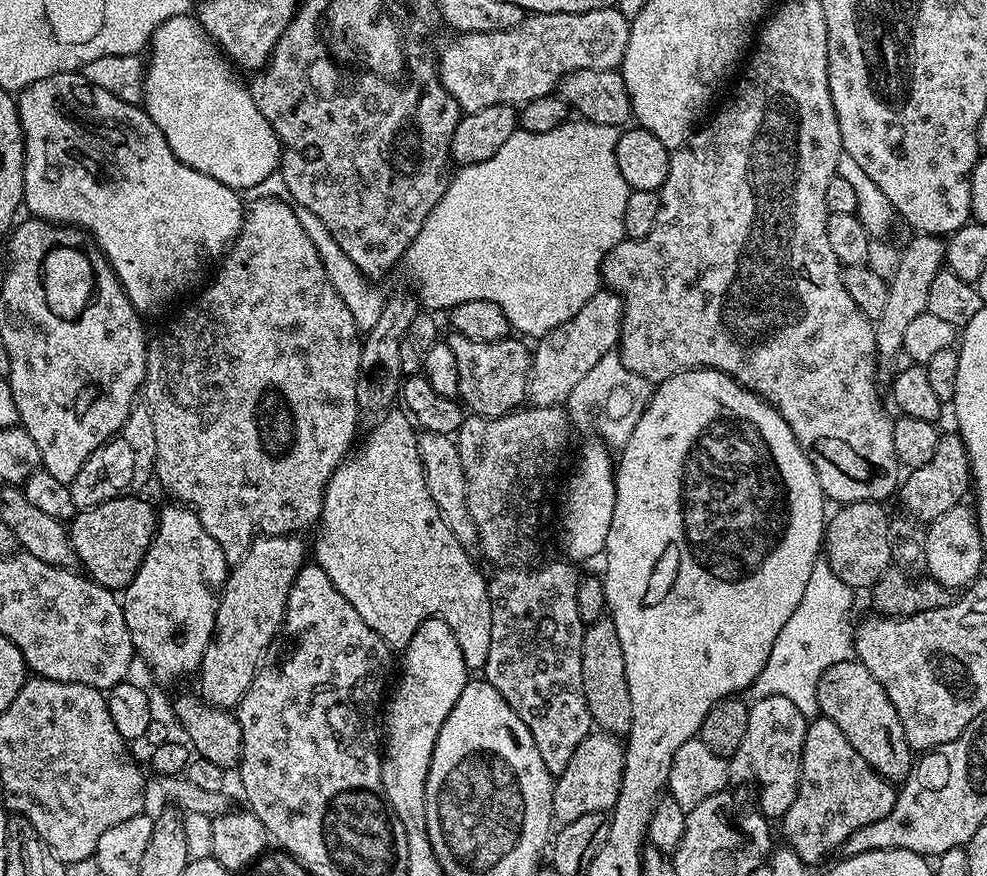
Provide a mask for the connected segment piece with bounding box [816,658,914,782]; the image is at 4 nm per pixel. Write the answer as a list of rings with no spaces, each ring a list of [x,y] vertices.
[[[849,658],[830,666],[830,670],[818,678],[816,701],[820,707],[819,715],[830,718],[830,722],[834,722],[834,726],[846,734],[846,742],[850,742],[850,746],[854,746],[854,750],[866,758],[880,777],[889,782],[906,779],[914,763],[914,750],[906,742],[894,702],[890,702],[882,682],[878,682],[878,678],[874,678],[864,664]]]

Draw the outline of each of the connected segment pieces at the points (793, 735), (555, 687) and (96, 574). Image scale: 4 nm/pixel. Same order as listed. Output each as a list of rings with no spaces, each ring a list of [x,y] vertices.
[[[762,696],[751,701],[746,736],[730,757],[730,772],[740,780],[749,780],[760,791],[758,811],[769,821],[779,821],[790,810],[800,785],[800,759],[810,720],[781,696]]]
[[[560,560],[541,568],[500,566],[490,576],[490,658],[486,658],[482,669],[483,679],[506,698],[514,714],[526,722],[526,730],[534,734],[534,746],[538,746],[538,754],[542,754],[542,762],[546,762],[546,770],[550,770],[553,778],[566,770],[578,742],[582,742],[593,727],[586,694],[582,690],[582,638],[586,627],[582,618],[578,618],[578,590],[582,576],[572,569],[575,567],[571,563]]]
[[[129,494],[93,508],[81,508],[70,521],[70,535],[79,567],[104,588],[127,588],[154,538],[158,512],[142,497]]]

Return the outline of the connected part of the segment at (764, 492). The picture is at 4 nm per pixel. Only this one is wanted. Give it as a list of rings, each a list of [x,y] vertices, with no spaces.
[[[692,368],[689,372],[679,372],[668,380],[663,380],[661,384],[655,385],[652,399],[648,401],[648,408],[642,414],[642,418],[638,418],[638,426],[634,426],[634,434],[630,434],[630,438],[624,443],[615,469],[616,501],[614,502],[614,518],[610,518],[610,534],[606,534],[606,546],[602,553],[602,561],[604,560],[602,579],[604,581],[606,602],[608,603],[607,611],[610,613],[610,618],[618,630],[618,642],[622,642],[622,658],[626,658],[626,682],[630,686],[632,721],[630,722],[630,730],[626,737],[624,750],[624,784],[627,791],[629,788],[632,792],[657,791],[656,793],[659,793],[661,790],[667,789],[668,779],[670,778],[670,762],[674,762],[674,754],[678,751],[678,746],[682,746],[682,742],[687,740],[697,739],[703,719],[706,718],[716,703],[728,697],[735,697],[737,694],[742,693],[740,691],[743,688],[744,691],[751,689],[752,683],[758,678],[758,674],[762,674],[762,666],[766,666],[766,662],[770,658],[770,650],[774,650],[774,638],[778,638],[778,634],[782,630],[782,626],[786,626],[790,614],[794,614],[794,610],[798,610],[798,602],[802,602],[802,594],[806,594],[810,574],[814,570],[818,557],[821,555],[824,543],[824,529],[826,527],[826,511],[824,512],[826,497],[822,486],[818,482],[818,474],[814,470],[810,458],[806,458],[806,454],[798,446],[798,442],[794,438],[790,426],[786,426],[782,414],[778,414],[778,410],[771,408],[763,398],[755,396],[748,388],[743,388],[734,378],[730,378],[713,368]]]

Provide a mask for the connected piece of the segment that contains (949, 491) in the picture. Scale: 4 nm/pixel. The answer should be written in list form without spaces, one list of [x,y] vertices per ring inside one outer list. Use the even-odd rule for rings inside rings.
[[[958,434],[941,435],[938,446],[934,449],[934,458],[926,462],[926,466],[911,469],[903,477],[898,489],[898,500],[904,503],[903,511],[914,520],[931,522],[937,520],[946,510],[961,503],[964,495],[970,492],[970,469],[968,467],[968,451]]]

